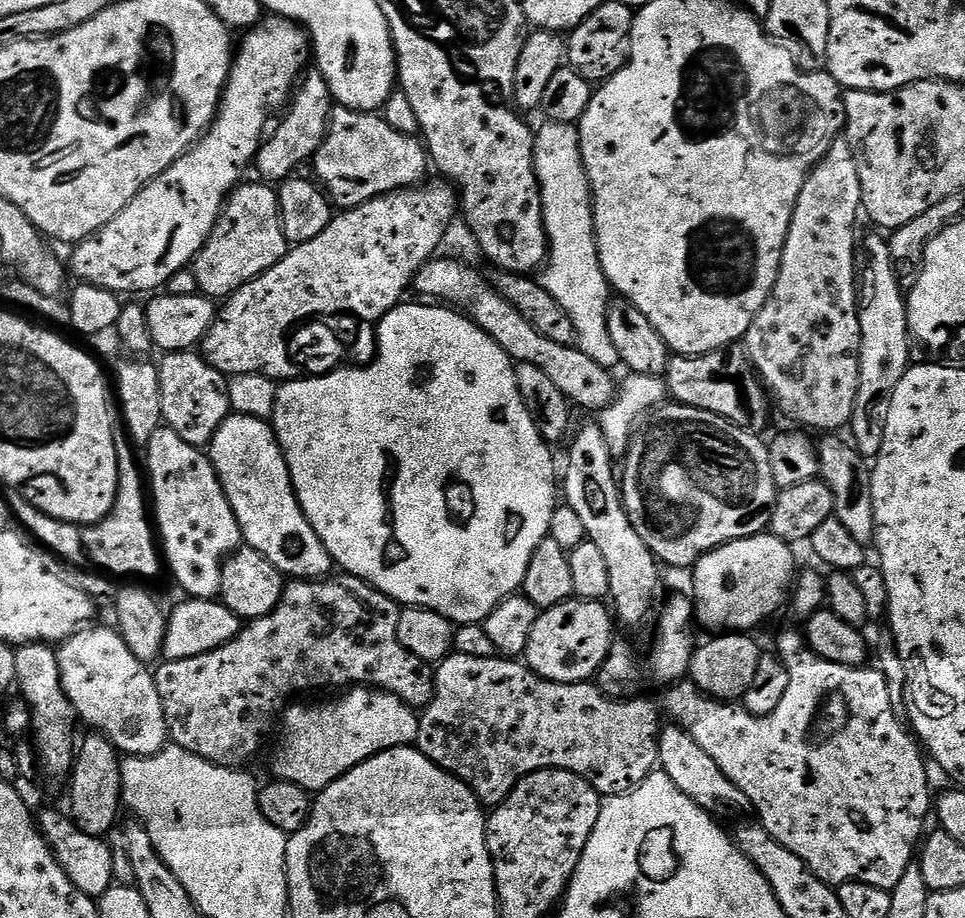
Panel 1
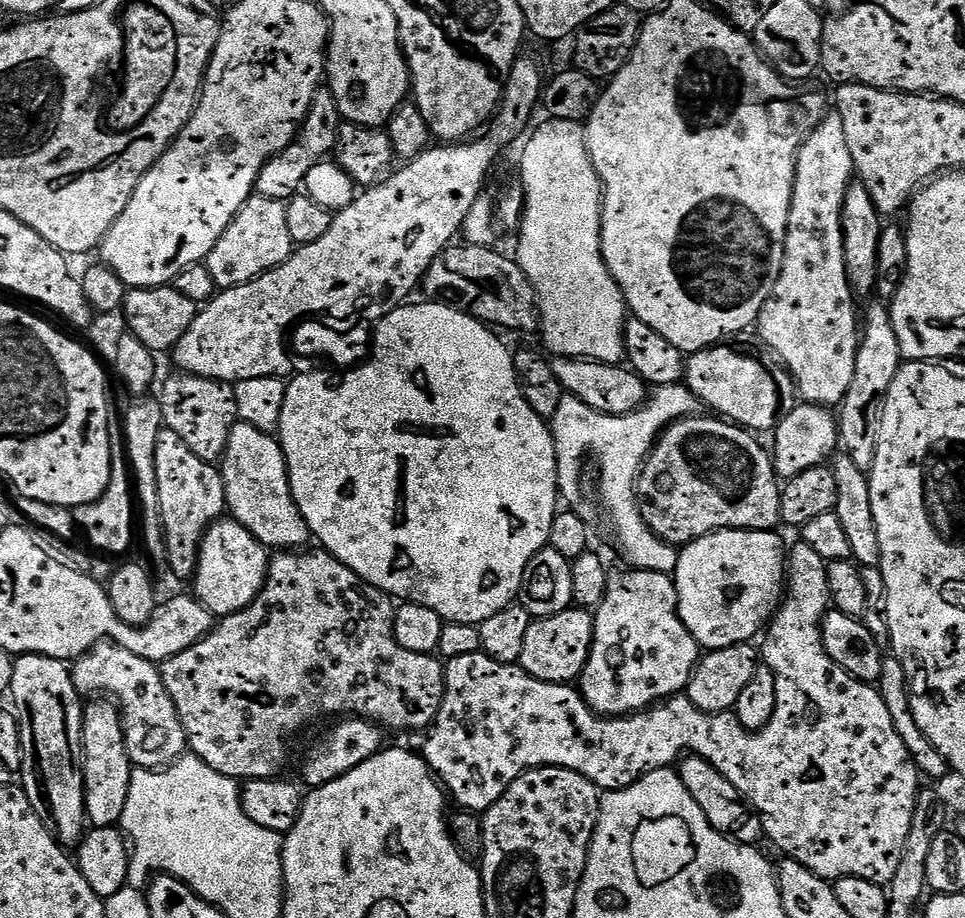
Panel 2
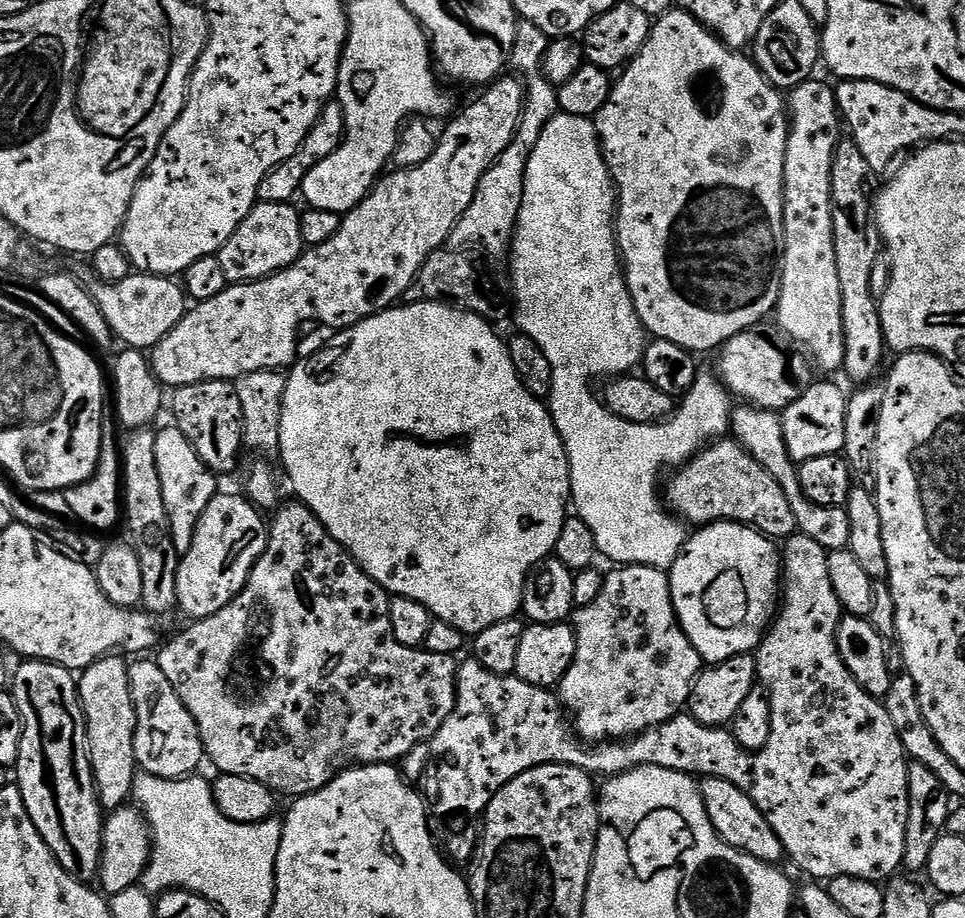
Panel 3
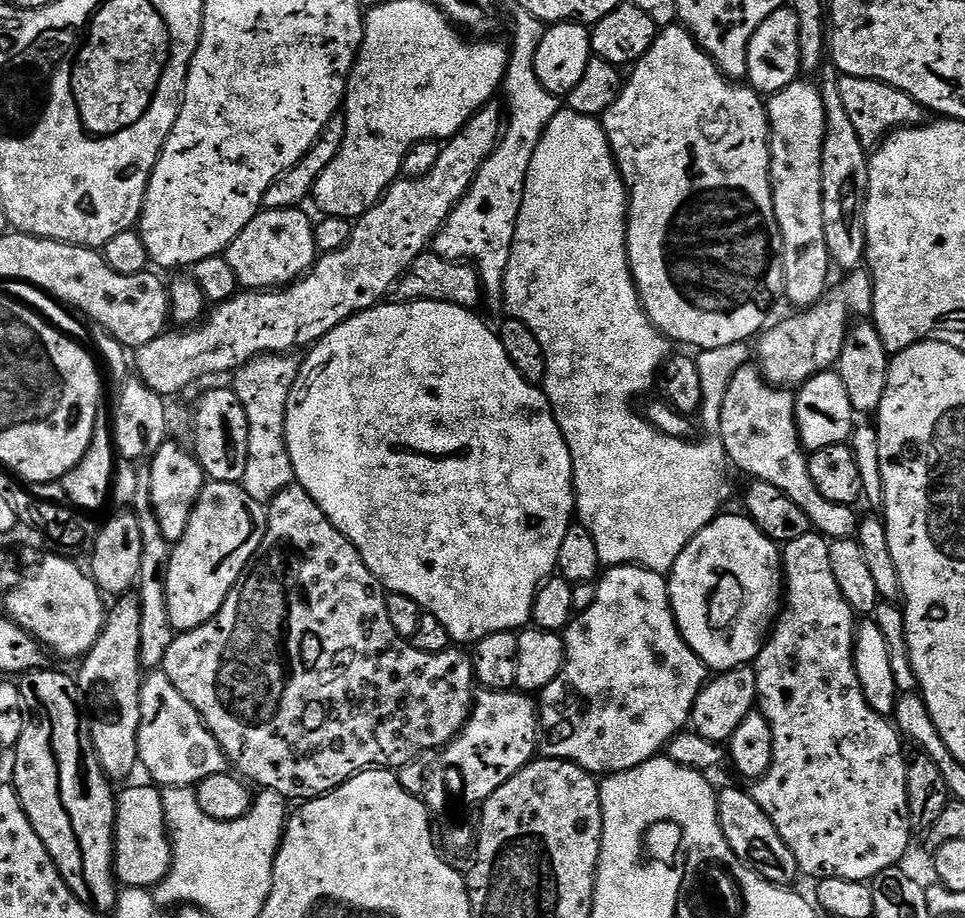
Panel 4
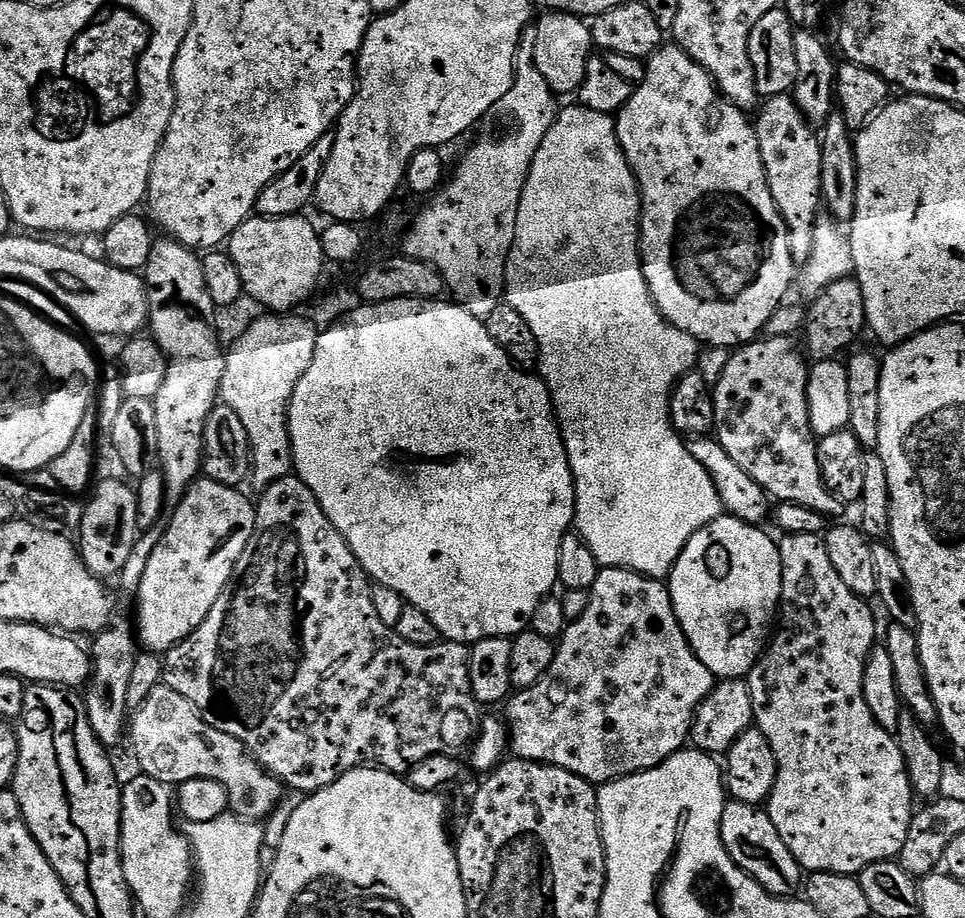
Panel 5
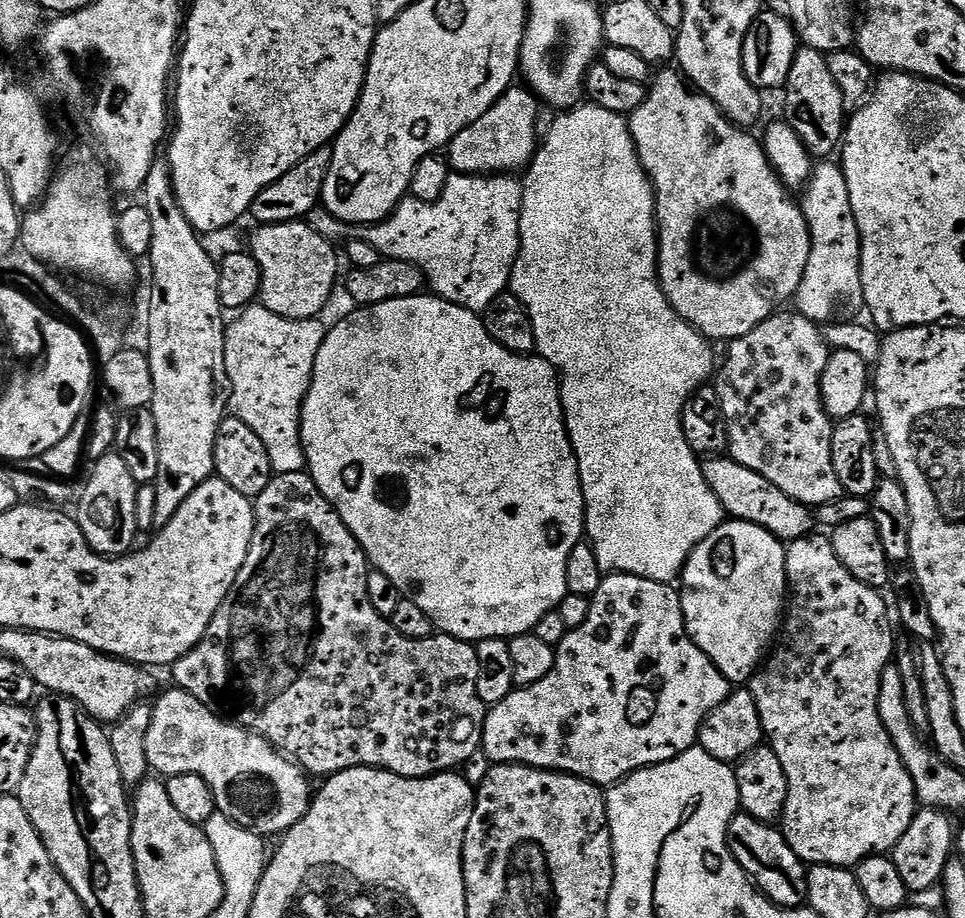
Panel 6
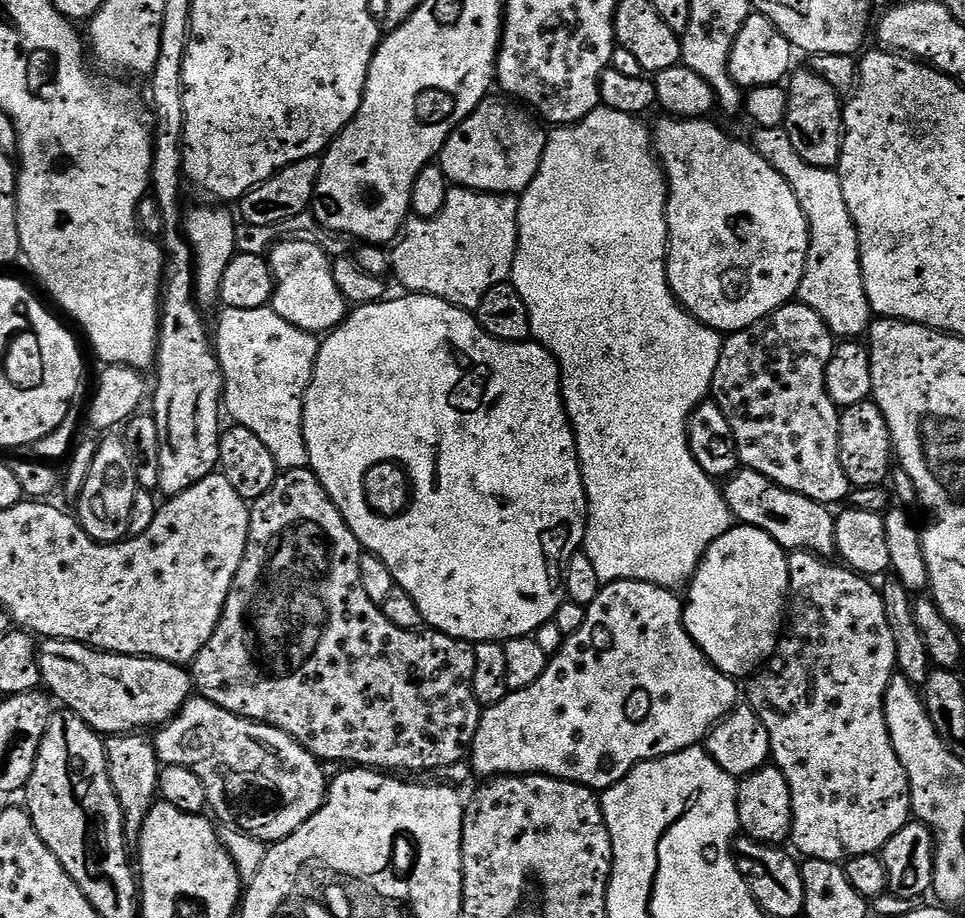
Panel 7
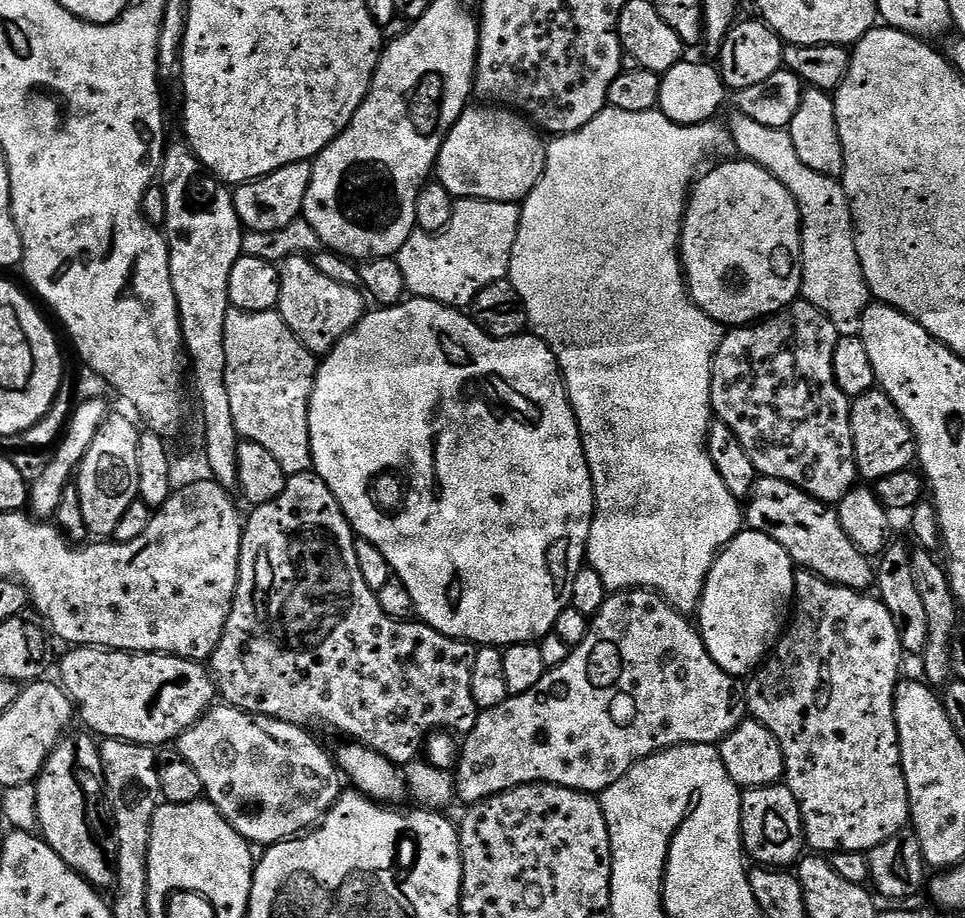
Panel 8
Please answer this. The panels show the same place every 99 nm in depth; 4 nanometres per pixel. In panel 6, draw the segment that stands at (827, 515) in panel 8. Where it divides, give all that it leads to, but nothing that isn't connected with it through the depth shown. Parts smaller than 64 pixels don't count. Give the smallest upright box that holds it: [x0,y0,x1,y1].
[700,454,813,542]

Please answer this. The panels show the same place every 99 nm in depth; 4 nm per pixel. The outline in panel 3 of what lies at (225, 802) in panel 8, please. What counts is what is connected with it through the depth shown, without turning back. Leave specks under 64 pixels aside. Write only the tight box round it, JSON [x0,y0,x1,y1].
[129,658,206,780]

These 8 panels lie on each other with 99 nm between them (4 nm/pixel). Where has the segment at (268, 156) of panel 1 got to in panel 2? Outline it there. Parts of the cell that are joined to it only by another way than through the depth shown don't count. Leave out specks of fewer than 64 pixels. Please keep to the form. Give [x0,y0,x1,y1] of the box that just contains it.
[255,90,342,201]

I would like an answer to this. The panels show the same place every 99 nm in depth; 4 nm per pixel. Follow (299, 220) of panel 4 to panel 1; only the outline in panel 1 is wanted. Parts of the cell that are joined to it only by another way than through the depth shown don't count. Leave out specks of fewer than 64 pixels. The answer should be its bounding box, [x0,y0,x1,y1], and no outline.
[194,182,290,298]

